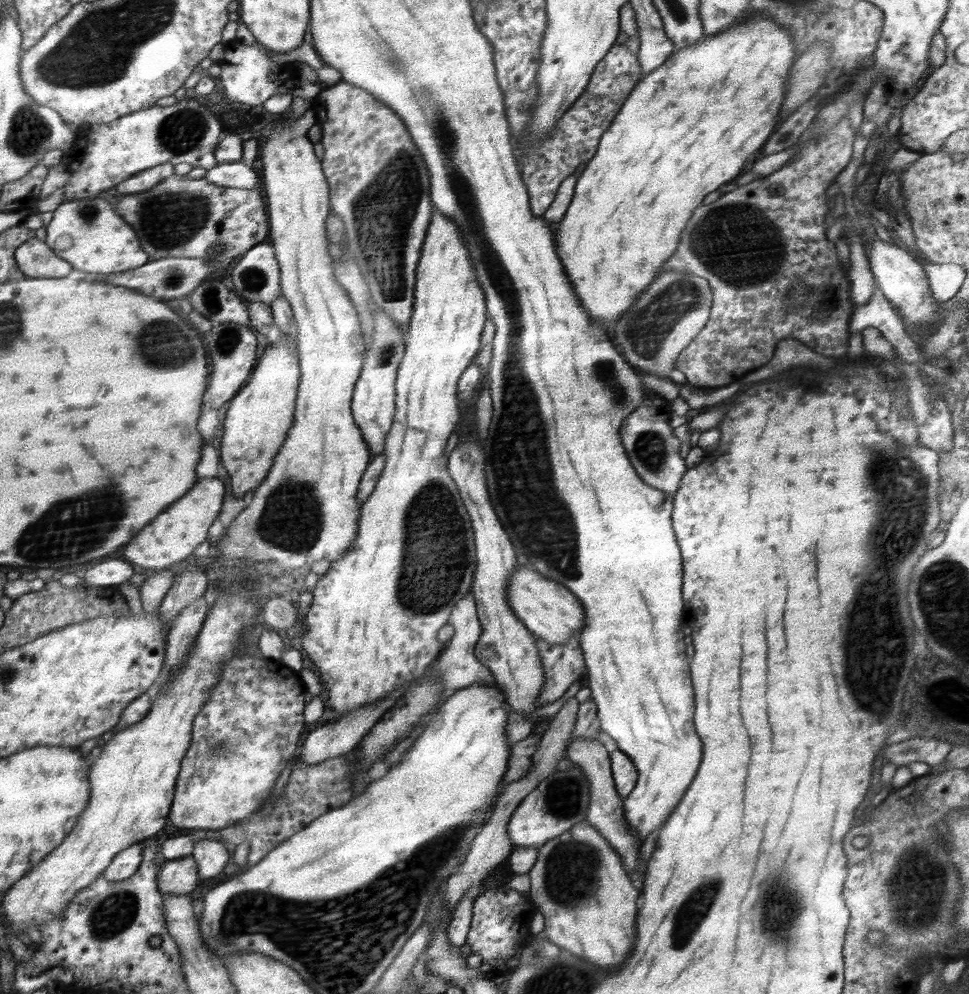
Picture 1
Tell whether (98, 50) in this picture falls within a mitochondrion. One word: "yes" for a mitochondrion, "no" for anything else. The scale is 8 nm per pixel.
yes

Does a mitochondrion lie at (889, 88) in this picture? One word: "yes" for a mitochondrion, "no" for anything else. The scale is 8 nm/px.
no

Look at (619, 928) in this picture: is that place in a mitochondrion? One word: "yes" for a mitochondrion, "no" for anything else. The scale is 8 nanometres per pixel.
no

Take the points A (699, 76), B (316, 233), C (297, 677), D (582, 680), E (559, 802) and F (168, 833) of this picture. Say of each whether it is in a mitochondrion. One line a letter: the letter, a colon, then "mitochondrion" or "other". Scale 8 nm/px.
A: other
B: other
C: other
D: other
E: mitochondrion
F: other

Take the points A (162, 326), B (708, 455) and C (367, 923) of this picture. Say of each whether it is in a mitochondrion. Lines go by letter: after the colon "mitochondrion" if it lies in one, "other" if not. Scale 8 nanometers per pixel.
A: mitochondrion
B: other
C: mitochondrion

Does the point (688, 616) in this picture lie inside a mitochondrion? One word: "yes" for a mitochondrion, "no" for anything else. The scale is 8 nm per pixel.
no

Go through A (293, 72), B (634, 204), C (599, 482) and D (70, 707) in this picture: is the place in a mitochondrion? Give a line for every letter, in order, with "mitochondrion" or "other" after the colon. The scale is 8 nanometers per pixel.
A: other
B: other
C: other
D: other

